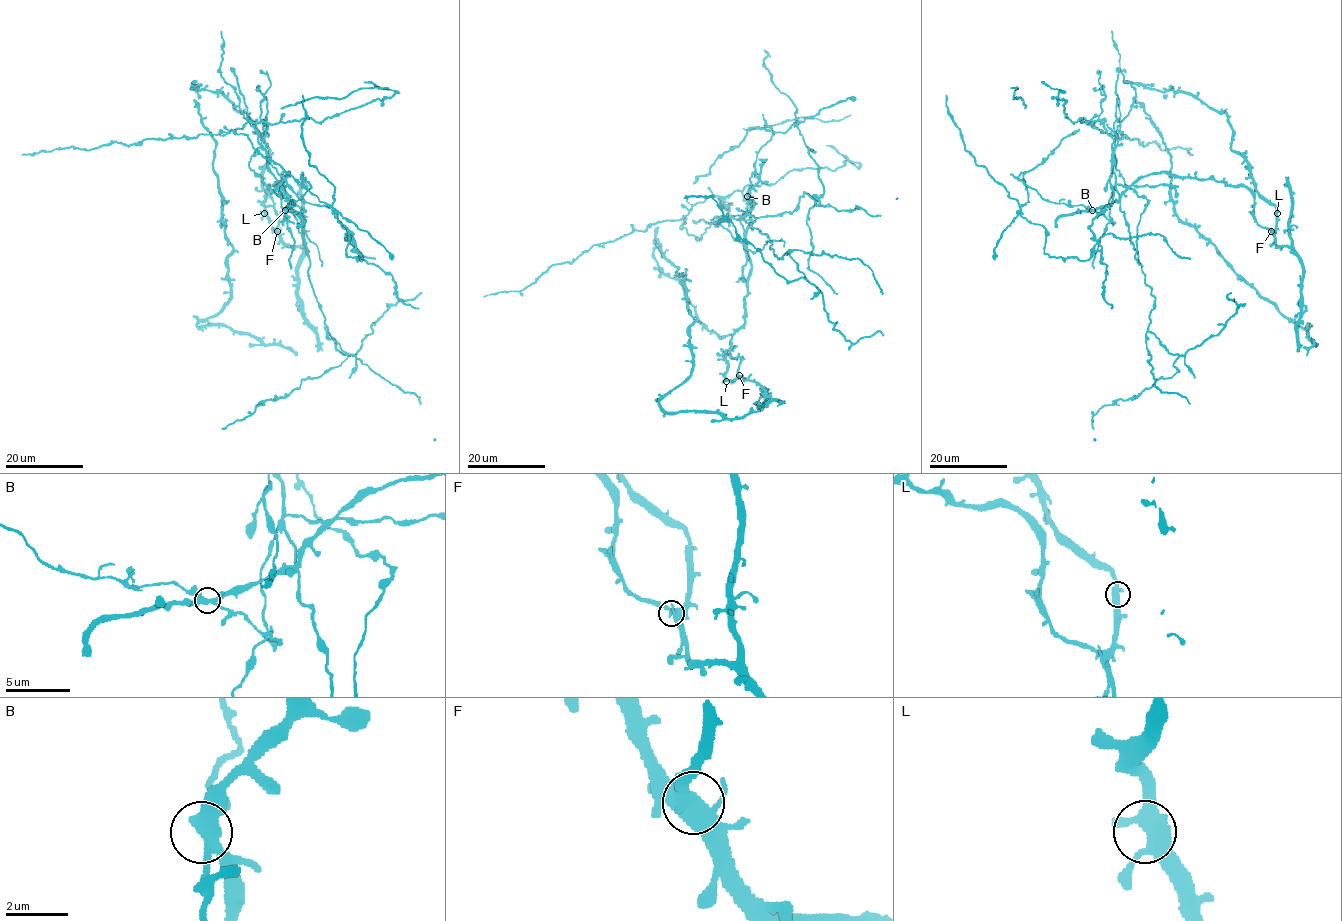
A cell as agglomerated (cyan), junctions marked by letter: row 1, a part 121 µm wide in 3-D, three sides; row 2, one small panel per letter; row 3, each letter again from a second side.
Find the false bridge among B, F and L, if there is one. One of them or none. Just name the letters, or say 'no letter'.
B

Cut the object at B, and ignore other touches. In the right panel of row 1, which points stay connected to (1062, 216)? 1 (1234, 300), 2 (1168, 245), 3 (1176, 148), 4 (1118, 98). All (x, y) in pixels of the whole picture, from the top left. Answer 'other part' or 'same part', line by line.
1: other part
2: other part
3: other part
4: other part

